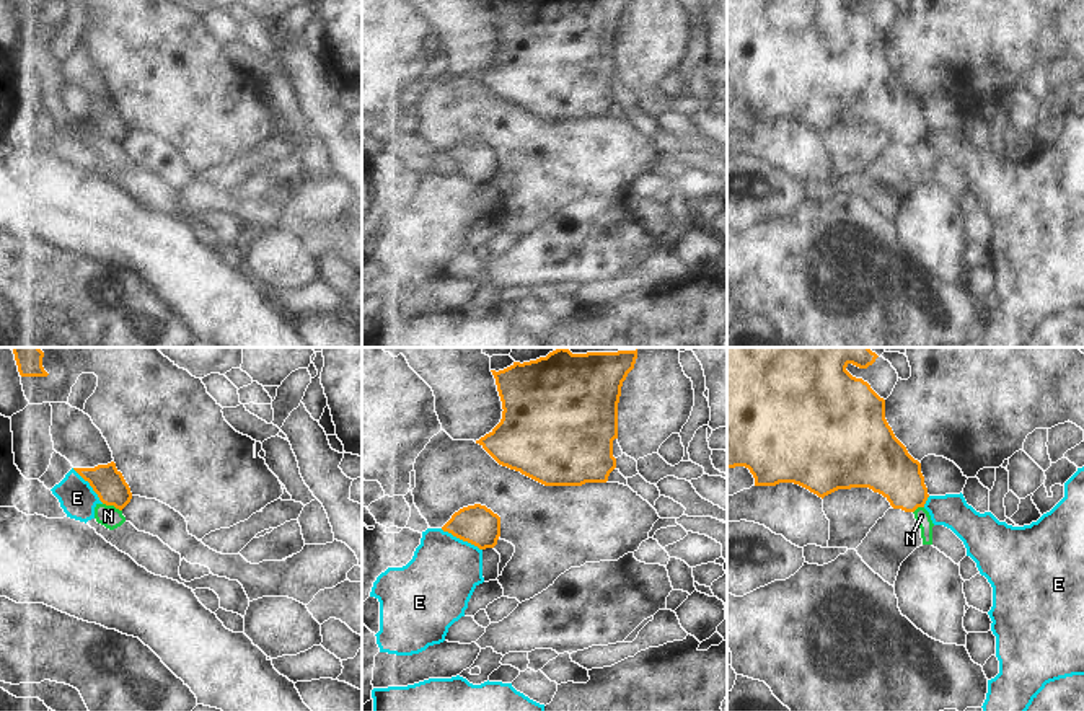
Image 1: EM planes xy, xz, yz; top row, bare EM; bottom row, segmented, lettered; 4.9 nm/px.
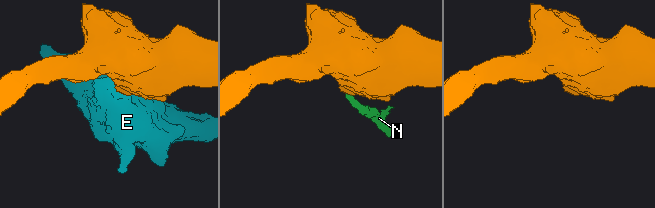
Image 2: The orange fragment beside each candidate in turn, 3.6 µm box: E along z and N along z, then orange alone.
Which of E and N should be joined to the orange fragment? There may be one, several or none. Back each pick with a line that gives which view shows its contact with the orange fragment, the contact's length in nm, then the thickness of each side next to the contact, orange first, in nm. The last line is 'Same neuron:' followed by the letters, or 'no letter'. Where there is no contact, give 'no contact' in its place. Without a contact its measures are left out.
Same neuron: no letter

